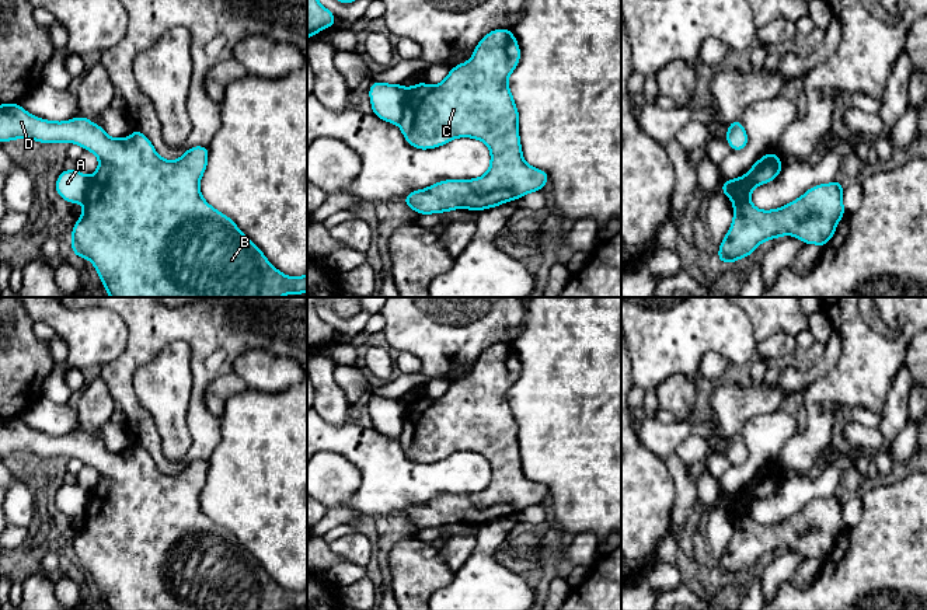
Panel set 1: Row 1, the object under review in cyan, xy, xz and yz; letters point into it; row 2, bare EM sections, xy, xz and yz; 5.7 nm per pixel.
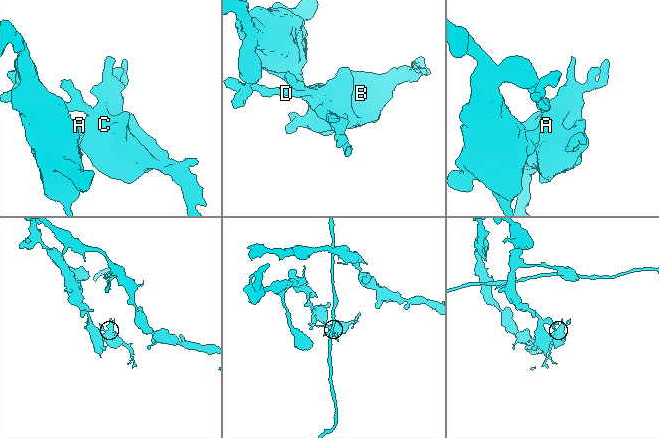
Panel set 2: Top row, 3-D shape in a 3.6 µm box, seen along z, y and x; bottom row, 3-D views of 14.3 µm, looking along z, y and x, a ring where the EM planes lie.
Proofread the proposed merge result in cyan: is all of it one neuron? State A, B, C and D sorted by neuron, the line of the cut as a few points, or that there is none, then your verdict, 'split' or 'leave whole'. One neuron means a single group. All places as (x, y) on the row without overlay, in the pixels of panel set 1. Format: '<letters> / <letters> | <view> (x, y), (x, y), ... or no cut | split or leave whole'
A / B C D | yz (755, 498), (738, 502), (729, 511) | split

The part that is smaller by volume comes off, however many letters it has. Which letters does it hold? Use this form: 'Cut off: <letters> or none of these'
Cut off: B, C, D

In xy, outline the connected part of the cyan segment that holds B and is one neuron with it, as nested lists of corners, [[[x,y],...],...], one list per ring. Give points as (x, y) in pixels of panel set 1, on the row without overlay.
[[[18,416],[0,419],[0,457],[31,453],[39,457],[76,457],[93,466],[100,480],[90,491],[84,524],[72,543],[70,564],[88,572],[109,610],[285,610],[307,606],[307,588],[286,590],[272,581],[264,567],[226,529],[201,509],[199,496],[208,481],[208,460],[188,463],[177,475],[161,473],[149,452],[132,443],[132,452],[112,453],[86,431],[55,436],[28,428]]]

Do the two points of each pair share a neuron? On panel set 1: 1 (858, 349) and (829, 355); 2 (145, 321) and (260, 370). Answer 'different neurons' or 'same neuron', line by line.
1: different neurons
2: different neurons

